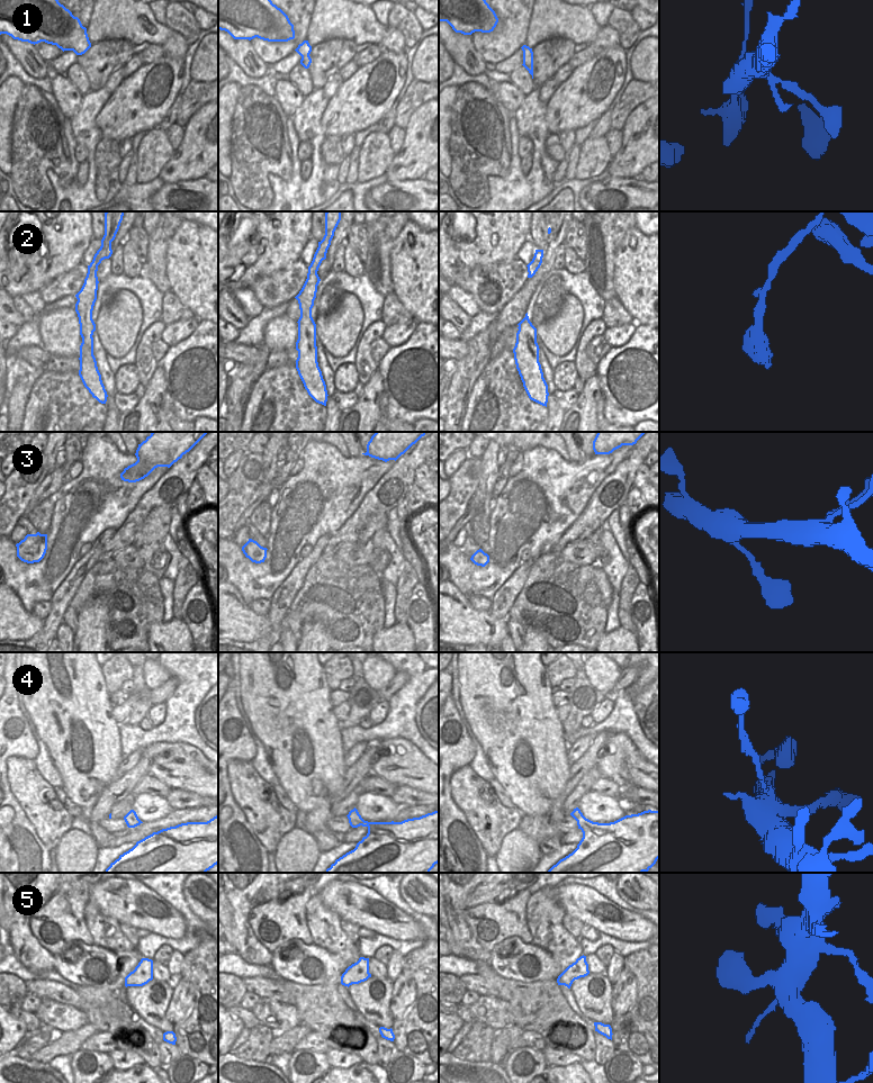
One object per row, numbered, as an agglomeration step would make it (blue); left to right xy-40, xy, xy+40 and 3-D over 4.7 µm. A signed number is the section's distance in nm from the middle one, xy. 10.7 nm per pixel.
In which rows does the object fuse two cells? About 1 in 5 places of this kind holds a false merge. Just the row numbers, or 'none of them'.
4

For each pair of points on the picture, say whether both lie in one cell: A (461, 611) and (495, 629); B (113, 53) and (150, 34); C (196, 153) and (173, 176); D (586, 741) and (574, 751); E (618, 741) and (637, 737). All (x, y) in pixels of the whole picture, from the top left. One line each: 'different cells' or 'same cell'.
A: same cell
B: different cells
C: same cell
D: same cell
E: different cells

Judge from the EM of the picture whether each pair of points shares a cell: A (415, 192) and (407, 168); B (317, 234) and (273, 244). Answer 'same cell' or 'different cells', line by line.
A: different cells
B: different cells

